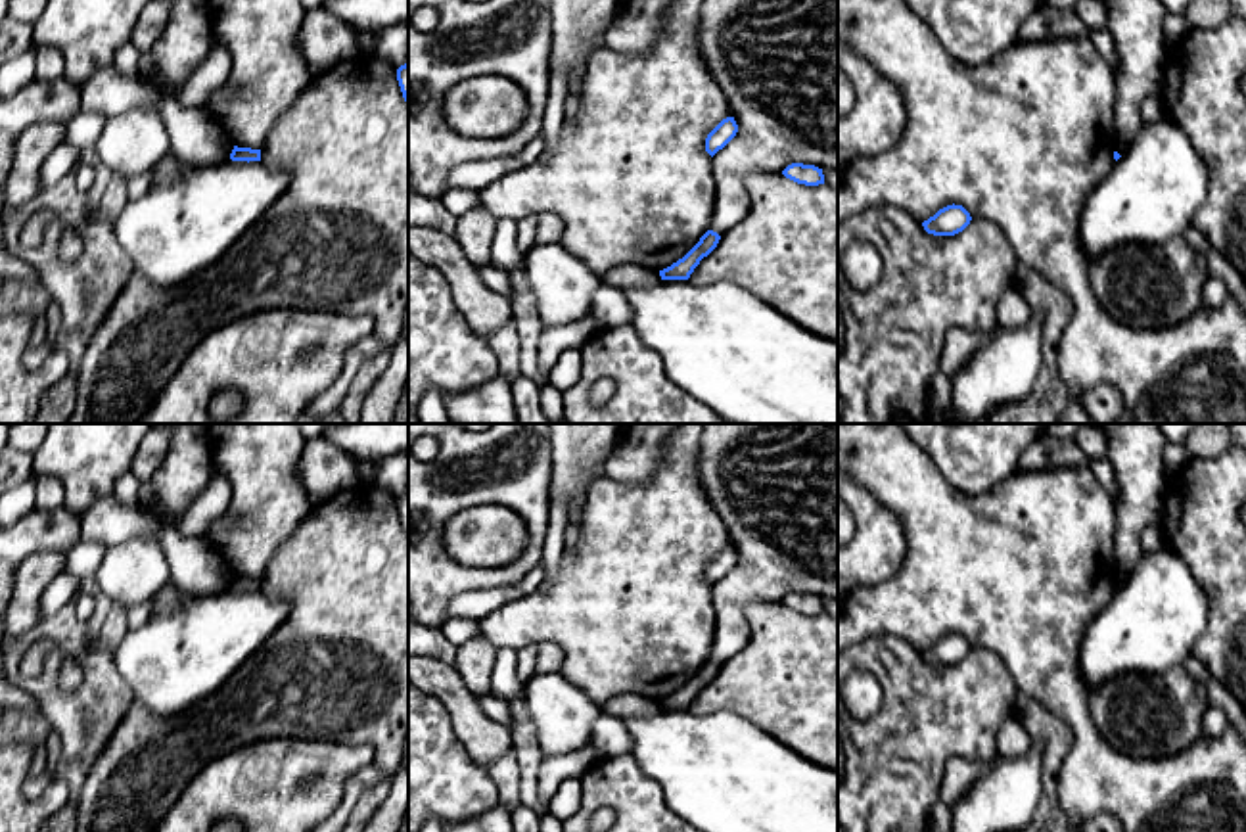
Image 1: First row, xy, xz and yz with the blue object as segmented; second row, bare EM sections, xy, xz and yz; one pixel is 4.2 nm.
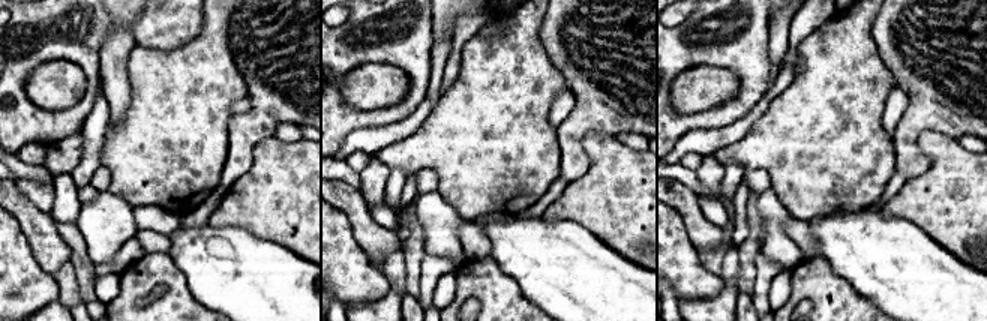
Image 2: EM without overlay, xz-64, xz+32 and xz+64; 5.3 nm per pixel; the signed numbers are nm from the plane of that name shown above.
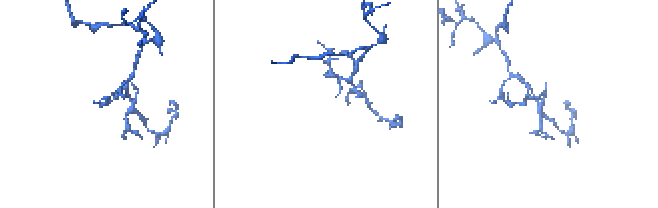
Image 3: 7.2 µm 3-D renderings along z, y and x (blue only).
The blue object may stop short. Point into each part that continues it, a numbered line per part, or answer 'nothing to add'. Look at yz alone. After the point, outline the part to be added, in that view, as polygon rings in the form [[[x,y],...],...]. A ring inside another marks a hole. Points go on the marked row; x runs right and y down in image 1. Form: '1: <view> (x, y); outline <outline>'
nothing to add

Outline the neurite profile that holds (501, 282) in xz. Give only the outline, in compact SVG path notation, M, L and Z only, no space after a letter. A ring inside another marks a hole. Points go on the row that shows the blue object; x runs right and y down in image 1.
M493 263L477 266L477 274L487 288L491 288L495 293L500 293L508 299L514 299L516 291L521 286L519 280L516 280L512 274L496 268Z

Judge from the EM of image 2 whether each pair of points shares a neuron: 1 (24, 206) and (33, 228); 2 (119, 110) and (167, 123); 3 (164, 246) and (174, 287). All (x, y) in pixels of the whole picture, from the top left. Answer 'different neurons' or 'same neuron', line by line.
1: same neuron
2: different neurons
3: different neurons

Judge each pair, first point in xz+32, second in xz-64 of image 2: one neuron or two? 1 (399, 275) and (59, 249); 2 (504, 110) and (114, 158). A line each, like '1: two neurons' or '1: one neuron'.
1: two neurons
2: one neuron

